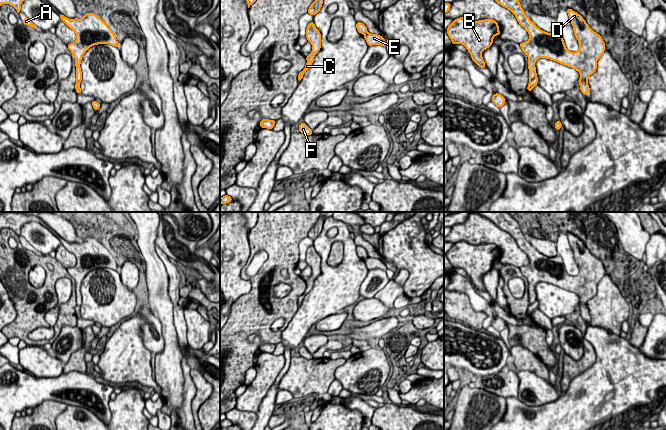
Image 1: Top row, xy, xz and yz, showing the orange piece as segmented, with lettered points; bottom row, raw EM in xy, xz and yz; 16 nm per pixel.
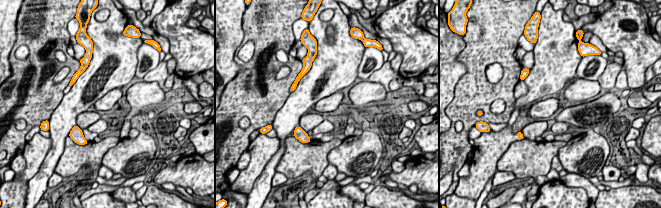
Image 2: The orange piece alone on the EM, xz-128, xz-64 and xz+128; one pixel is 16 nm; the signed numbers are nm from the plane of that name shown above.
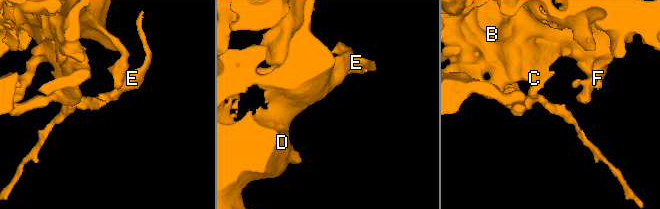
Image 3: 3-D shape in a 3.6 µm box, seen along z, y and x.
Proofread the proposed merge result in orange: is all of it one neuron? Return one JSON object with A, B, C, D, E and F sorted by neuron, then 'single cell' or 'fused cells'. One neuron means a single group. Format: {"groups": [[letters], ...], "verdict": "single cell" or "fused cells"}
{"groups": [["A", "B", "C", "D", "F"], ["E"]], "verdict": "fused cells"}

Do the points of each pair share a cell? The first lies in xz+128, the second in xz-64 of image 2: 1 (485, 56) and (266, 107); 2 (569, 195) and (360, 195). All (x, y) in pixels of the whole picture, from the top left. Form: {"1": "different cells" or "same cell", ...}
{"1": "same cell", "2": "different cells"}

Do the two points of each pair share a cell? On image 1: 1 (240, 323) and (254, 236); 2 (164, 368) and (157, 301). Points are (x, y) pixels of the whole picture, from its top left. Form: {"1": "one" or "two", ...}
{"1": "one", "2": "one"}

